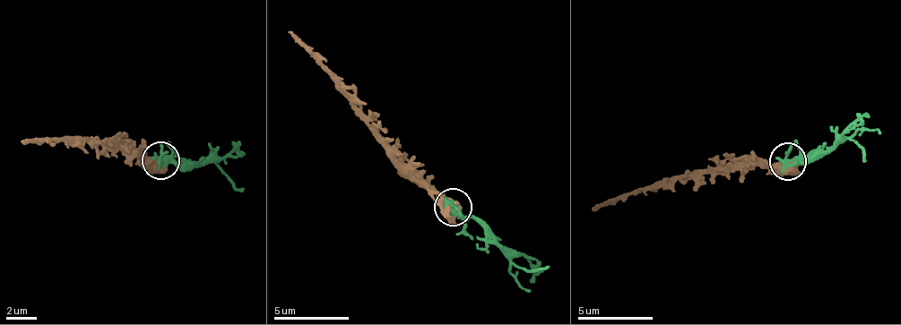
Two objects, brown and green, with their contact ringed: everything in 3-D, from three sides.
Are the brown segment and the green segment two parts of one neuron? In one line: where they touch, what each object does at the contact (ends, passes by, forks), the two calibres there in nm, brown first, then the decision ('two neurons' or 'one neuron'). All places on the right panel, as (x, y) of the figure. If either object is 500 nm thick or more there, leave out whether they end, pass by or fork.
(787, 161) | 600/300 nm | two neurons

